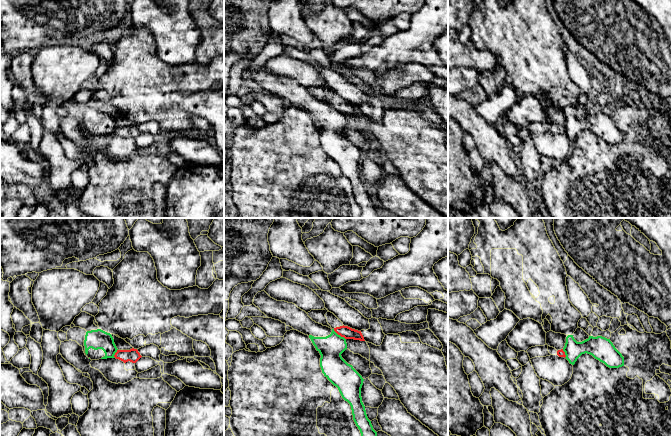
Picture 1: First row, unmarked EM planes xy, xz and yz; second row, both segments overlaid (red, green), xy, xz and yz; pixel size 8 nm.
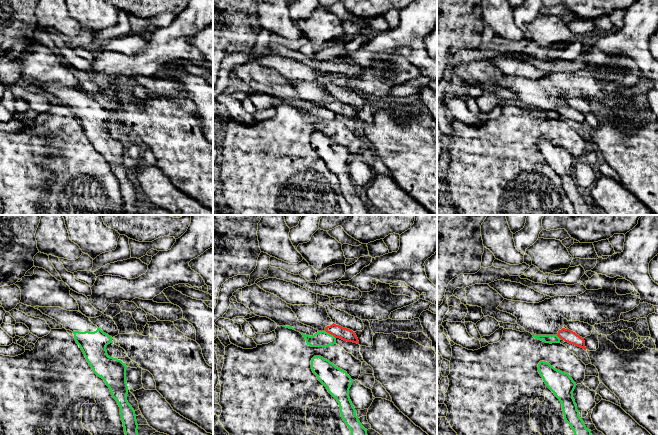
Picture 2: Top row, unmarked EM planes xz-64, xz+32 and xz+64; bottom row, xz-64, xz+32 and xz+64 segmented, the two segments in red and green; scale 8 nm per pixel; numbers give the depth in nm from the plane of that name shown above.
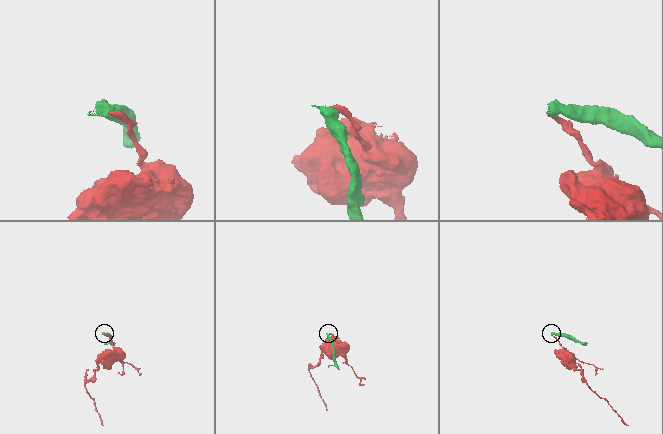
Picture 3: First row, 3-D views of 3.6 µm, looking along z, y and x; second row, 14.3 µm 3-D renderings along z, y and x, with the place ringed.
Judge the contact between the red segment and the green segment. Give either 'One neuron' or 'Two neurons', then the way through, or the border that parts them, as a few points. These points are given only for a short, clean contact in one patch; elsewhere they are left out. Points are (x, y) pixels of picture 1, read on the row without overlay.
Two neurons. Boundary: xz (333, 105), (345, 115)

